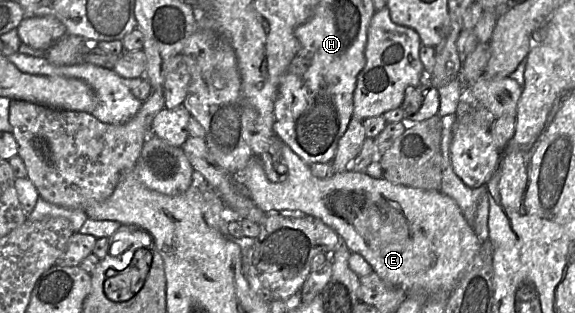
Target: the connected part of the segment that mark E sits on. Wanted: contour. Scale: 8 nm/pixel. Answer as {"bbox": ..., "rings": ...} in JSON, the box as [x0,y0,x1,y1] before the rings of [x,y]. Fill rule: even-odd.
{"bbox":[235,140,480,297],"rings":[[[282,140],[281,142],[281,169],[285,175],[281,177],[278,182],[272,182],[268,179],[262,161],[259,157],[251,158],[246,166],[235,174],[238,183],[243,187],[246,193],[253,199],[253,201],[260,209],[266,213],[291,210],[320,219],[339,234],[342,242],[351,252],[360,254],[371,265],[374,273],[376,273],[383,281],[393,287],[403,289],[408,294],[421,293],[428,297],[433,297],[448,295],[453,290],[462,274],[470,265],[476,252],[478,251],[480,247],[480,240],[474,232],[472,226],[465,220],[460,208],[452,198],[444,195],[440,191],[426,191],[422,189],[393,184],[384,179],[375,179],[368,176],[364,172],[346,171],[342,173],[335,173],[329,178],[321,179],[312,174],[310,166],[304,163],[301,158],[286,143],[284,143]]]}

